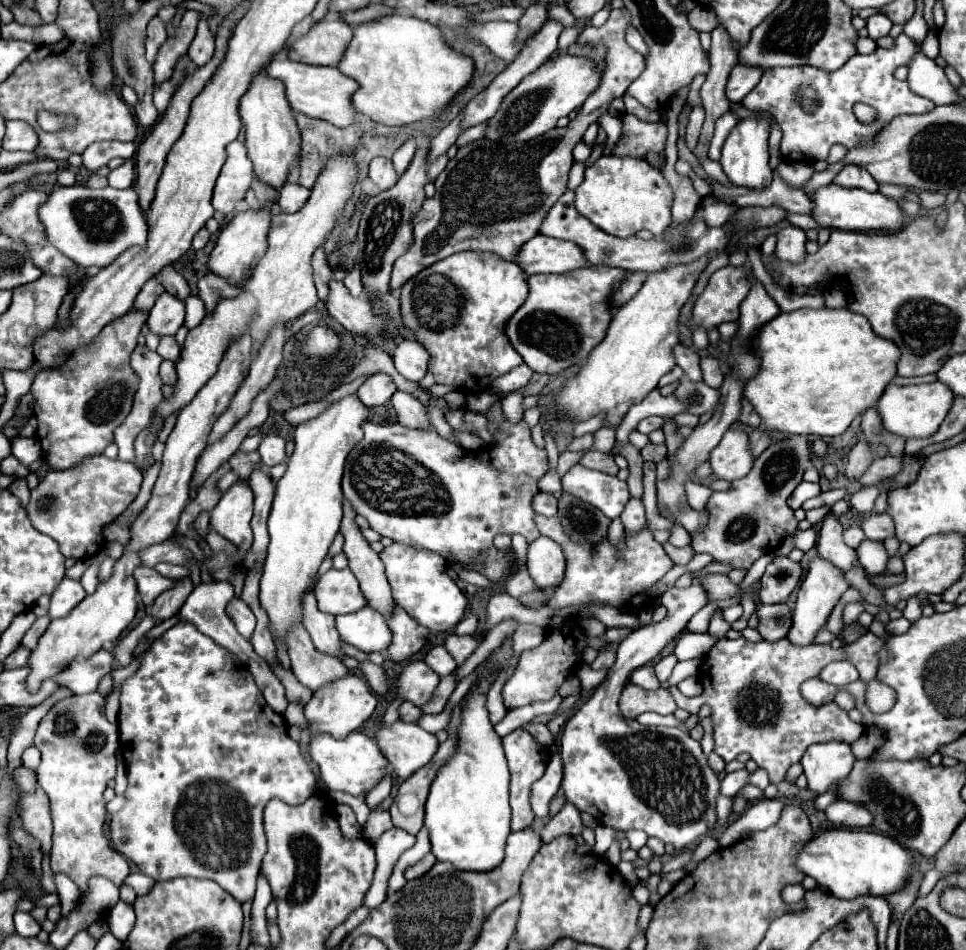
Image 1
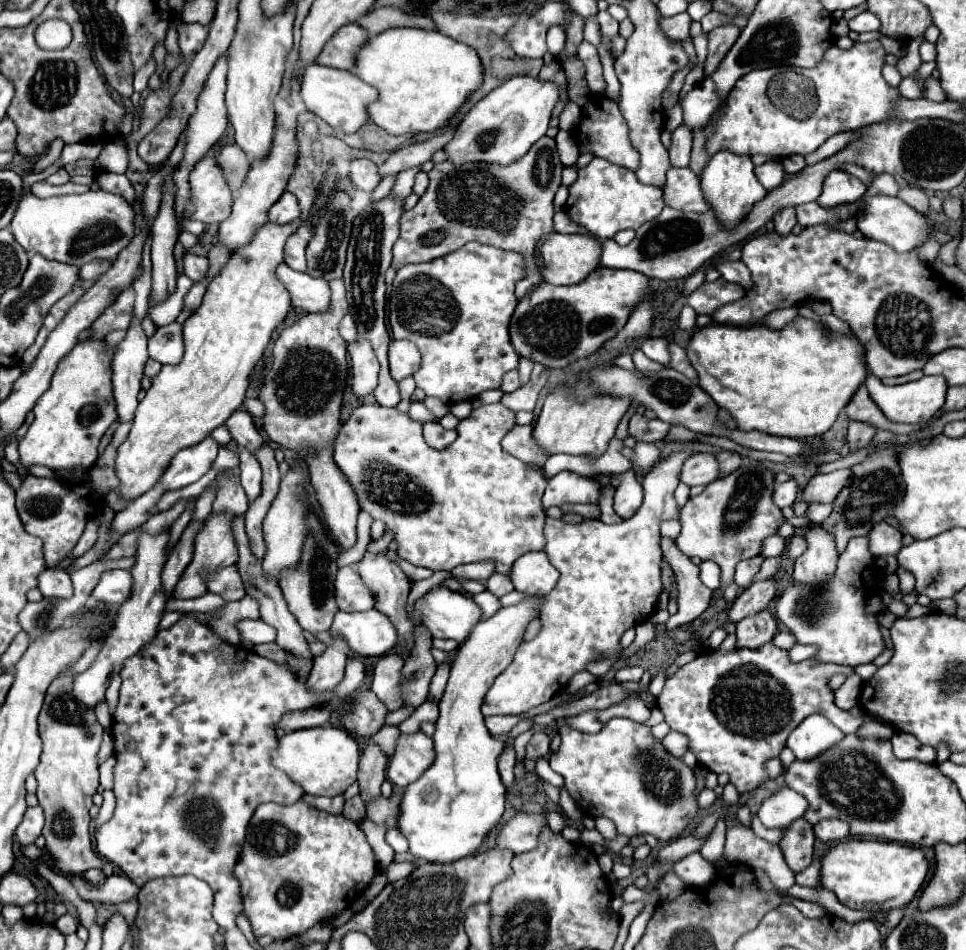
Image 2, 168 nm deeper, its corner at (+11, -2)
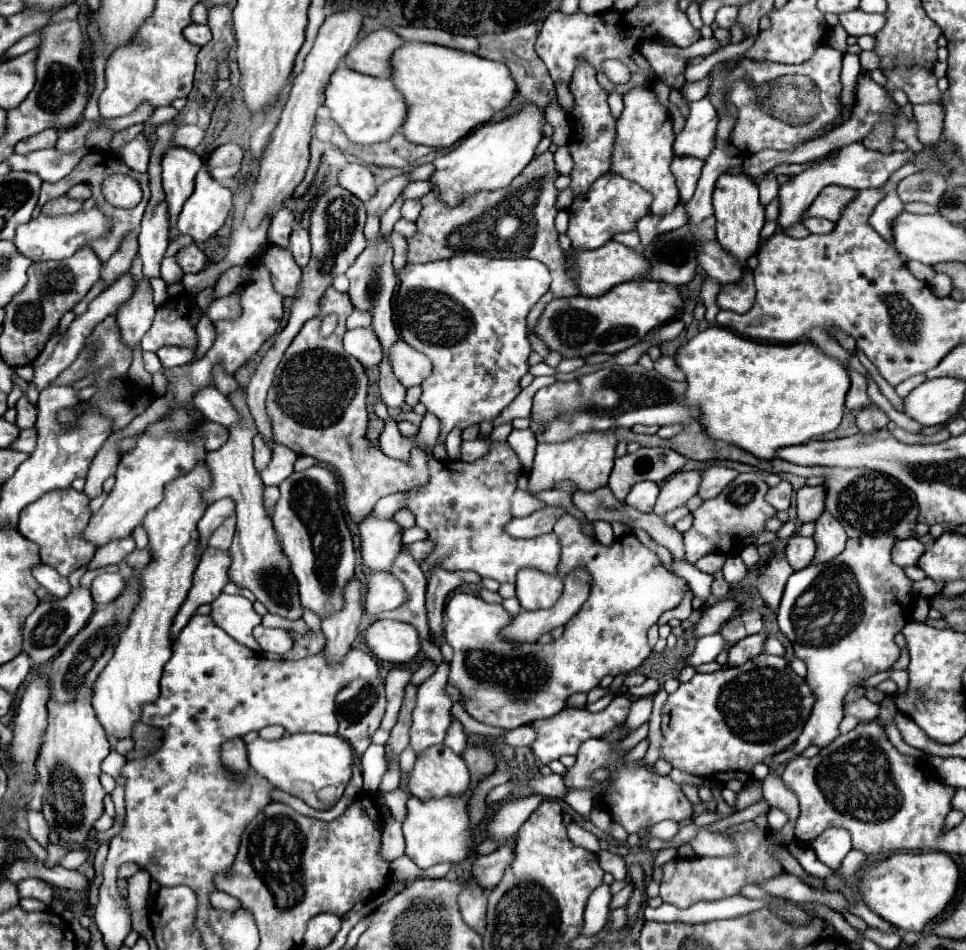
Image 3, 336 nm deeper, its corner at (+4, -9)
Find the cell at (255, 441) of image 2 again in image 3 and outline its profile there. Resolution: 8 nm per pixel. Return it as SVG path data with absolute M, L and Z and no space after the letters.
M204 387L204 389L196 391L192 397L192 403L210 421L216 421L224 427L238 423L236 409L230 405L228 397L222 395L216 387Z

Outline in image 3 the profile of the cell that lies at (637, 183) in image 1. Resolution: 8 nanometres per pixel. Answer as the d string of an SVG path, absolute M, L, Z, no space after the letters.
M606 173L598 181L594 181L594 185L588 189L586 195L574 199L572 207L568 209L570 225L566 235L570 237L574 249L598 249L606 241L610 241L614 233L632 231L634 221L650 213L648 211L650 201L652 201L650 193L646 193L640 185L630 183L618 175Z

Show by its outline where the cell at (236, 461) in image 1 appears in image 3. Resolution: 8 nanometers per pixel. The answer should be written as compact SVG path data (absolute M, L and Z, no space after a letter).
M228 517L208 539L208 547L210 549L220 549L220 551L228 551L232 537L234 537L234 521L236 517Z

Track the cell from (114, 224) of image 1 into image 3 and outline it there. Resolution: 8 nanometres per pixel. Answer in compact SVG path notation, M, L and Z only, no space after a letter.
M92 207L90 211L84 211L84 213L78 211L74 215L60 215L60 217L40 215L40 217L32 219L30 223L20 225L16 229L14 245L22 255L26 255L32 261L60 261L60 259L72 257L72 253L76 253L80 247L88 245L90 239L104 235L108 231L108 227L110 227L108 219L96 207Z

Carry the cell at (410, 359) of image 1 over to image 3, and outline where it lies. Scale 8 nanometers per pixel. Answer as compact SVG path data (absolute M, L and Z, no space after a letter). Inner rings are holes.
M398 339L390 349L388 349L388 359L392 365L394 377L404 385L404 387L414 387L420 385L432 371L430 359L412 349L406 341ZM408 383L408 385L406 385Z

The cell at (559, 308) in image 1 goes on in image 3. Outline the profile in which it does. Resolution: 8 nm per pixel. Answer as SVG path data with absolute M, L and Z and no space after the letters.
M628 281L622 285L616 285L614 289L610 289L606 295L602 297L570 297L570 299L554 299L544 315L540 317L536 331L542 337L542 341L546 341L546 345L552 351L560 351L564 357L586 357L590 353L620 353L636 343L640 343L654 327L664 325L668 321L672 321L682 309L682 297L680 291L672 285L662 285L658 281Z

